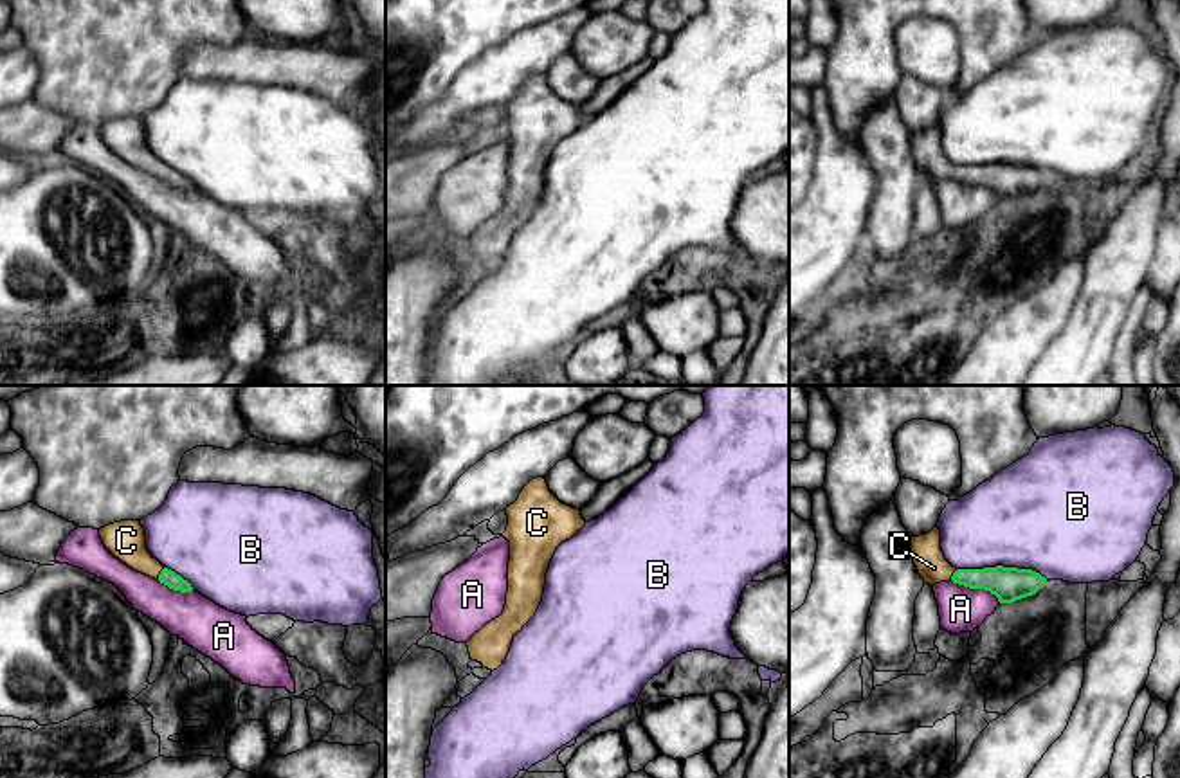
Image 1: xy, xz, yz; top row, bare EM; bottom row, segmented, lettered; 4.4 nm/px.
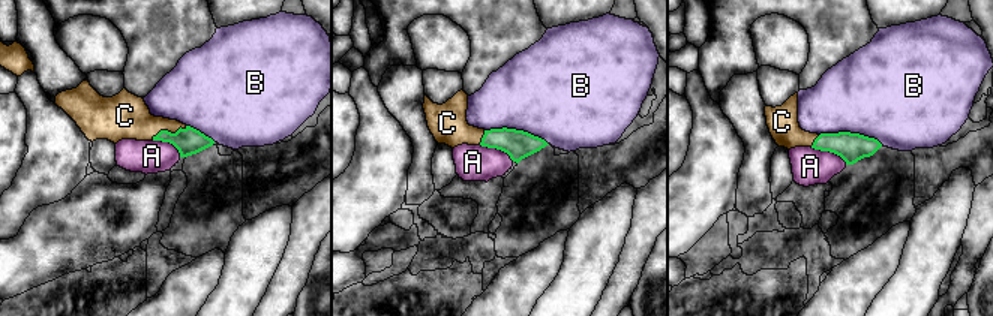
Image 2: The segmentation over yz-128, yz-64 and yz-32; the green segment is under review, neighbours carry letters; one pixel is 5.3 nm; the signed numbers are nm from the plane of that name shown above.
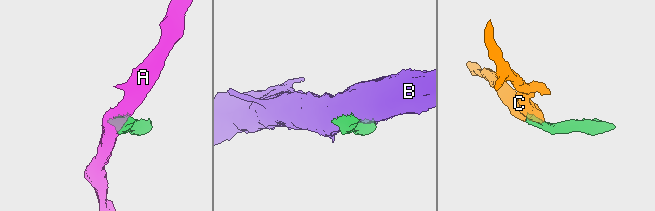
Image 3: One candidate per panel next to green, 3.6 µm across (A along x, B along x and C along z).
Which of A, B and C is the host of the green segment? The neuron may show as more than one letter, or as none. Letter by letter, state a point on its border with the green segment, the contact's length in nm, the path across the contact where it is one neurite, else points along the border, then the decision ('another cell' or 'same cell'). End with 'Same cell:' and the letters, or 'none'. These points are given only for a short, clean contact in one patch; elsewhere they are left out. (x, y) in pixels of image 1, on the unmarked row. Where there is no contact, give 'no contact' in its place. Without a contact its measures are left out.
A: meets green in yz at (977, 184); contact 240 nm long; another cell
B: meets green in yz at (1002, 162); contact 420 nm long; another cell
C: meets green in xy at (161, 170); contact 70 nm long; runs through xy (166, 173), (161, 170), (127, 137); same cell
Same cell: C

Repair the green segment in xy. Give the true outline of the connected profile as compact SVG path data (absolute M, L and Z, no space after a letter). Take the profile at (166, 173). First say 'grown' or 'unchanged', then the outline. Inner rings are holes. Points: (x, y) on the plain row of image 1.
grown; M121 117L99 126L104 144L137 169L159 176L173 187L189 189L191 180L164 164L146 144L146 130L139 117Z

